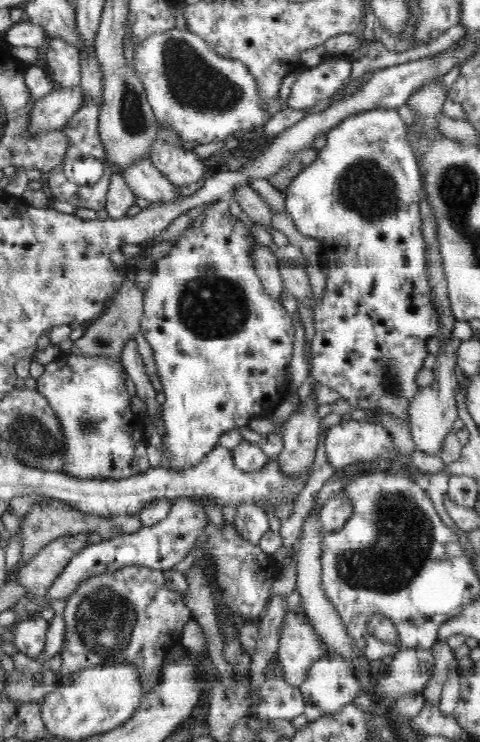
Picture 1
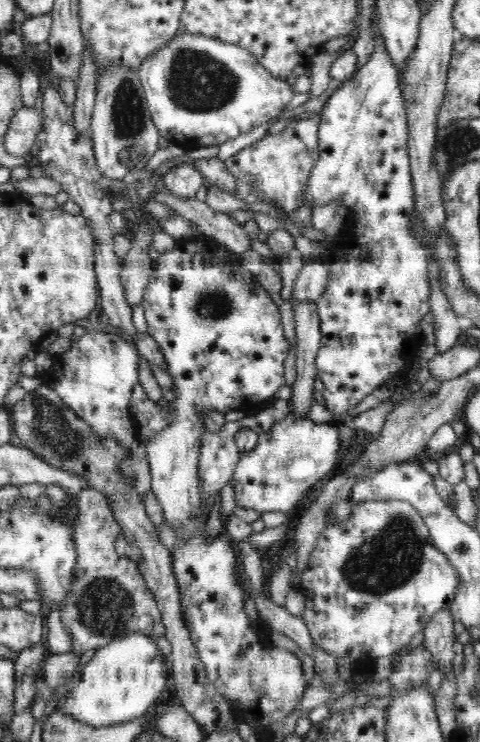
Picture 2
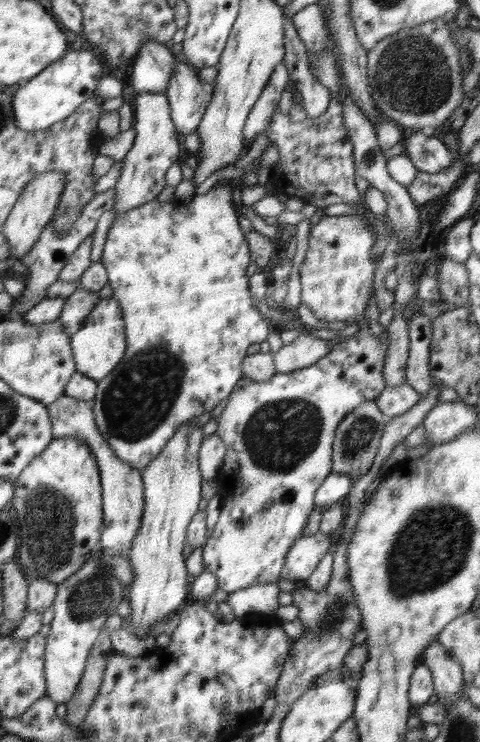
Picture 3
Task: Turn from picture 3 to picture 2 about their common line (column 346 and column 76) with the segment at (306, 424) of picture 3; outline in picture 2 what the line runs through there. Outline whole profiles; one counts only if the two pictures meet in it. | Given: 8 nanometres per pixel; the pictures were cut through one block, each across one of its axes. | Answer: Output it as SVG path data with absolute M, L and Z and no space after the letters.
M91 326L84 336L73 342L69 350L61 356L54 357L52 366L41 374L41 378L43 384L58 393L65 406L68 406L82 421L88 422L94 435L114 437L118 443L133 450L138 443L139 433L132 421L130 402L132 390L139 383L138 358L140 355L135 344L121 340L114 331Z

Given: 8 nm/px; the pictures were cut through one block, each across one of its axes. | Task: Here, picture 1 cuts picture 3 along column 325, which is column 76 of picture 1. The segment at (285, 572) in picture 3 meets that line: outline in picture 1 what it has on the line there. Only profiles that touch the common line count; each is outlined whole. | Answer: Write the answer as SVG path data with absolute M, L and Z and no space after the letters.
M88 533L67 534L49 542L21 570L16 570L16 583L30 594L44 597L70 560L91 545Z

